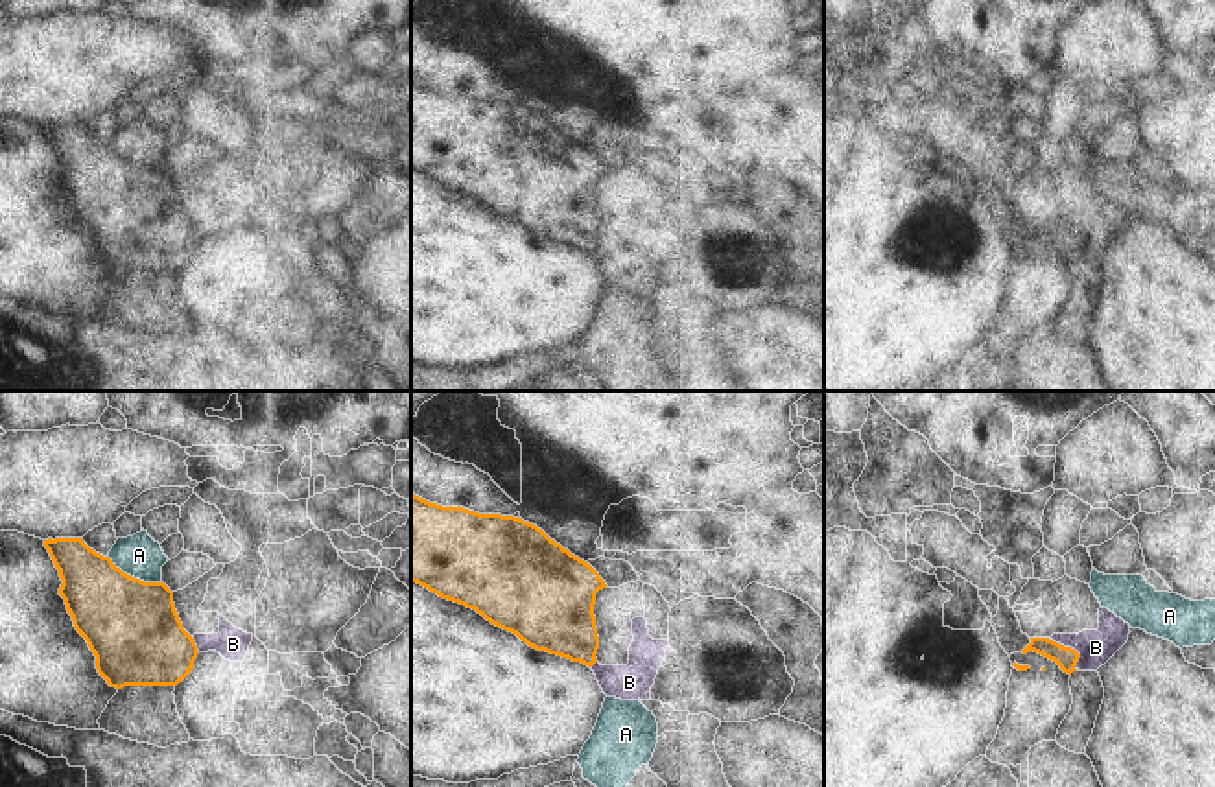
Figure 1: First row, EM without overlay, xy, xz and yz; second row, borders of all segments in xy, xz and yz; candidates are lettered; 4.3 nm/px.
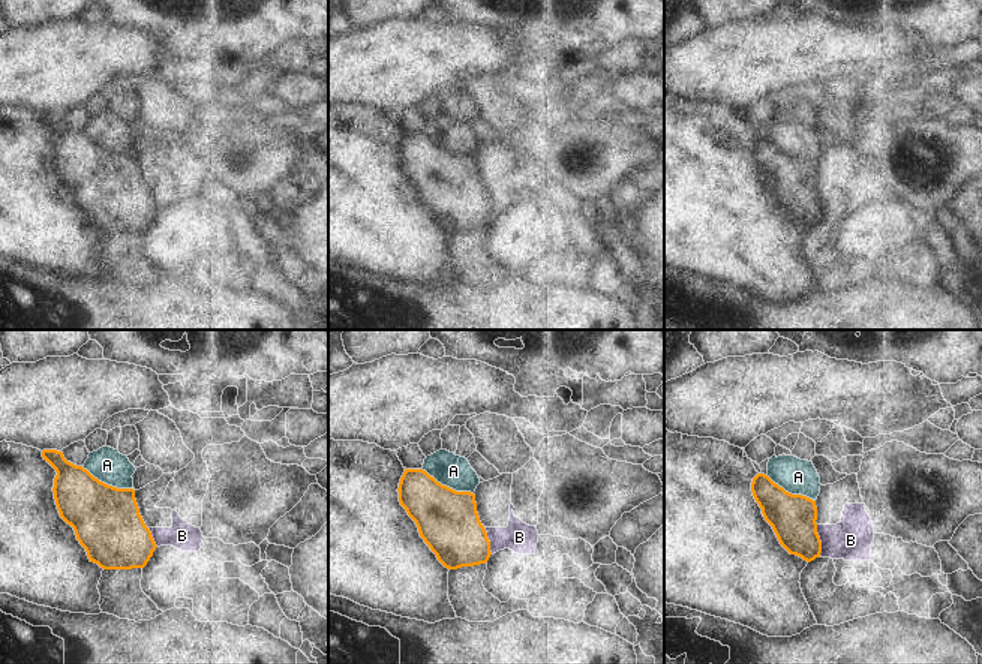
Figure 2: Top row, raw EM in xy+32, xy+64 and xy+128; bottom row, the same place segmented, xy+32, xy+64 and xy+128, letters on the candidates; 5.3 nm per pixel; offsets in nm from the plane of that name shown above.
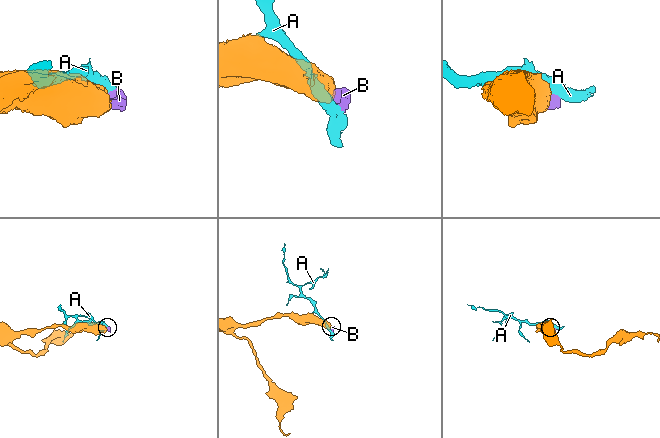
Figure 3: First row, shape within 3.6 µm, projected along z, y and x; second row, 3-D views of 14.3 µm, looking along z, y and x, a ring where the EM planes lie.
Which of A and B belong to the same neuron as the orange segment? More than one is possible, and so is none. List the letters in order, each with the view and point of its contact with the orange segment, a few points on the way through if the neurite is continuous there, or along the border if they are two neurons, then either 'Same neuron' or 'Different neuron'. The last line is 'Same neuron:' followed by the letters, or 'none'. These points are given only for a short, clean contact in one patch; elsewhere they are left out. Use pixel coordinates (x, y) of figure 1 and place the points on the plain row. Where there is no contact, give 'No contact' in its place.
A: Touches orange at xy (133, 164). Different neuron
B: Touches orange at yz (1070, 234). Boundary: yz (1048, 225), (1070, 233), (1079, 242), (1075, 257). Different neuron
Same neuron: none

